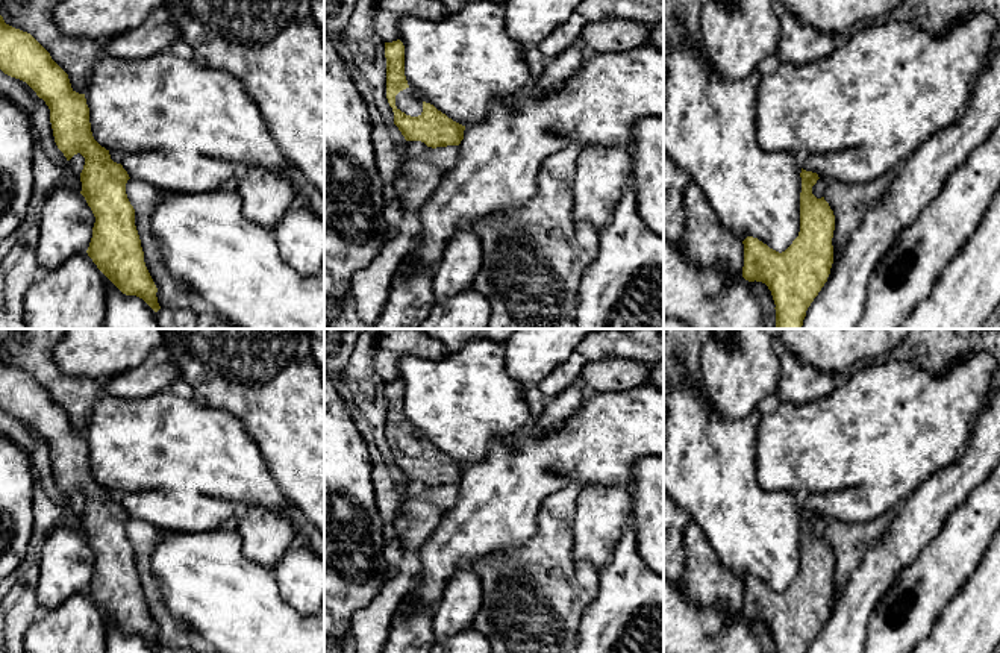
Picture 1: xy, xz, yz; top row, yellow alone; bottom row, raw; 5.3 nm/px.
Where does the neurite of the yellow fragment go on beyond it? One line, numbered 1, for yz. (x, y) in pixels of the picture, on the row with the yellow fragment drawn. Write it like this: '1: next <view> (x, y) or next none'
1: next none

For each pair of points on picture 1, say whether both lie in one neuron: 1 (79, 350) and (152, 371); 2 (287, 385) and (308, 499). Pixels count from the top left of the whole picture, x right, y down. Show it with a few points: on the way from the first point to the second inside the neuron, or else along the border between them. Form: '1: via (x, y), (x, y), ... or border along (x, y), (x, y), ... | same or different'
1: via (97, 350), (123, 350), (134, 361) | same
2: via (291, 414), (308, 431), (308, 470) | same

